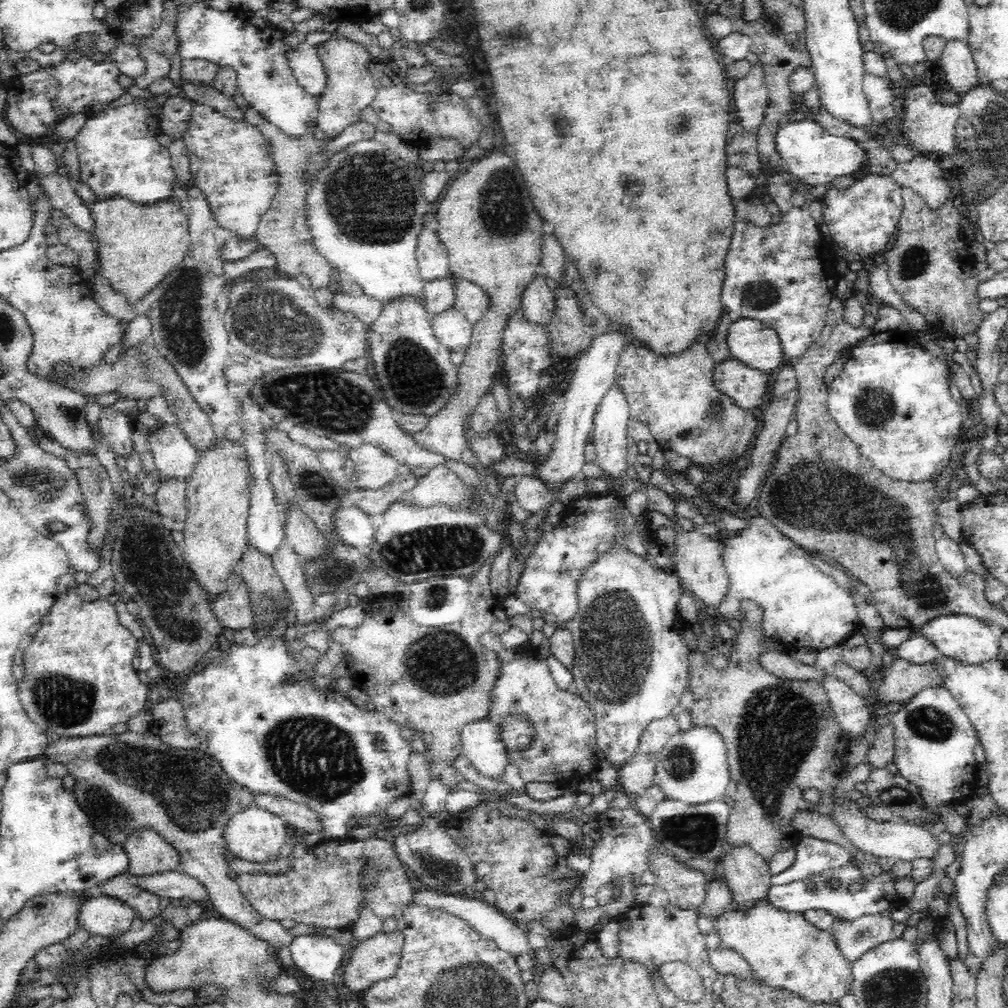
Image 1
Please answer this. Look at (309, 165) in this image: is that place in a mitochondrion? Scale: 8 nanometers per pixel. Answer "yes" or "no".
yes

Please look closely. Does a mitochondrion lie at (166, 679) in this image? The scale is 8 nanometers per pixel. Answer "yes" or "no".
no

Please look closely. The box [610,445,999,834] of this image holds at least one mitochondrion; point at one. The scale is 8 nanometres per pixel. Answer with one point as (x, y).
(819, 496)

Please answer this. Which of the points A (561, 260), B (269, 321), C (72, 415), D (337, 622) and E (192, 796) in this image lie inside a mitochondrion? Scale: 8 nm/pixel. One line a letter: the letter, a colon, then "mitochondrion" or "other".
A: other
B: mitochondrion
C: mitochondrion
D: other
E: mitochondrion

